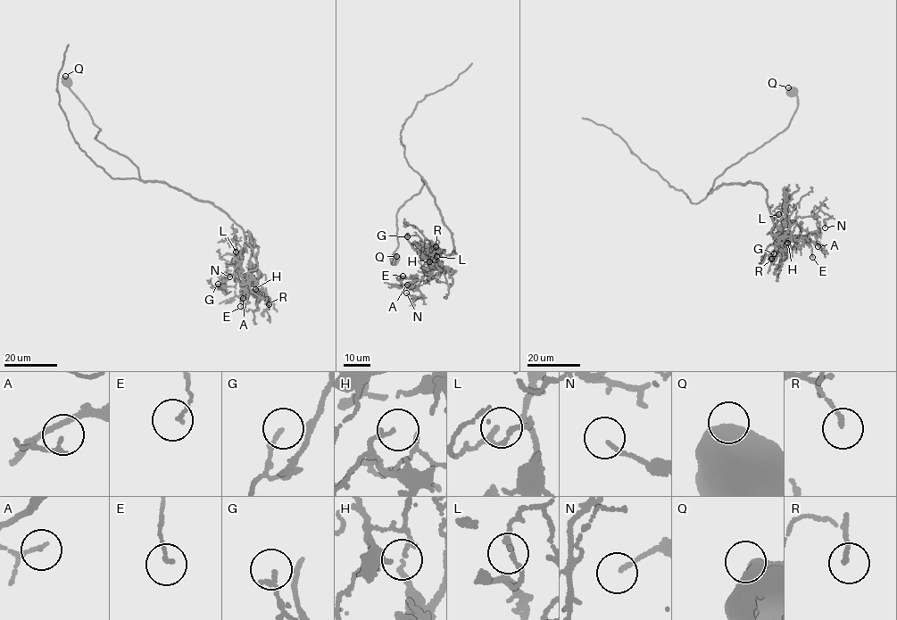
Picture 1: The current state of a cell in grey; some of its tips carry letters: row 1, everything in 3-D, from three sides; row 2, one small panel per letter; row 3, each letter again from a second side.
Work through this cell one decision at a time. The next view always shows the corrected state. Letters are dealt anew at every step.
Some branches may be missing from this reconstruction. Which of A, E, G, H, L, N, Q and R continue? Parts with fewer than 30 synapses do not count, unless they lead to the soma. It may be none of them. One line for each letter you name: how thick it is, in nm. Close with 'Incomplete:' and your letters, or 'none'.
Incomplete: none

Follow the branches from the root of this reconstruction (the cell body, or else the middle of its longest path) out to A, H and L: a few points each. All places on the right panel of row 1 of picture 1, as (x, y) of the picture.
A: (729, 184), (760, 184), (767, 191), (772, 218), (770, 233), (778, 237), (806, 235), (818, 246)
H: (729, 184), (760, 184), (767, 191), (772, 218), (770, 233), (784, 237), (784, 246), (787, 243)
L: (729, 184), (760, 184), (767, 191), (772, 218), (770, 233), (782, 236), (774, 219), (778, 214)

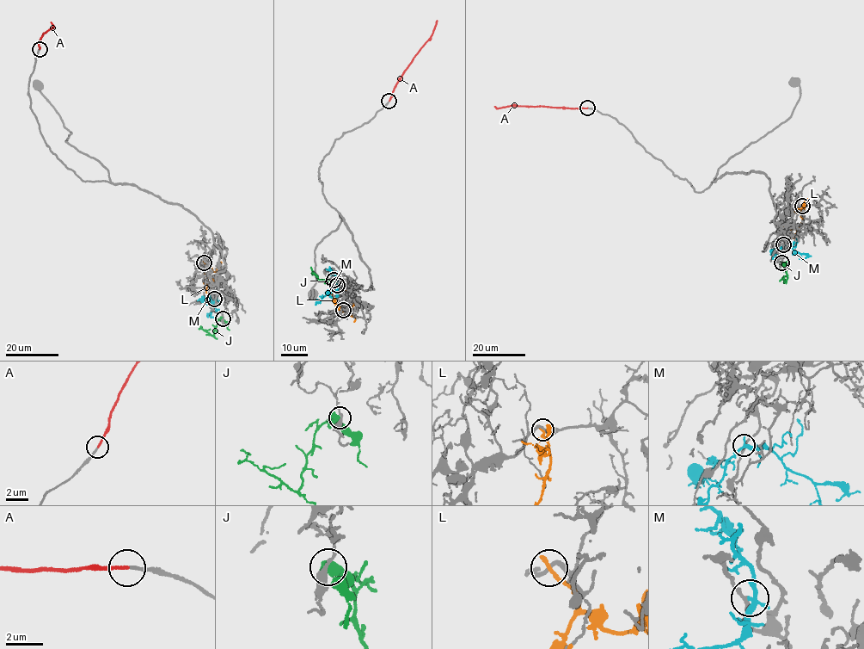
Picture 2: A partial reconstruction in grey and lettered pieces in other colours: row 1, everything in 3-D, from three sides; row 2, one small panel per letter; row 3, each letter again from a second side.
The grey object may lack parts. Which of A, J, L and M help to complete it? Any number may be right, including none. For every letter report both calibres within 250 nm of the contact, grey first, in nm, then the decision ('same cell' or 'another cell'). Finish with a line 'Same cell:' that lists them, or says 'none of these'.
A: calibres 170 and 180 nm; same cell
J: calibres 240 and 400 nm; another cell
L: calibres 200 and 240 nm; another cell
M: calibres 180 and 170 nm; same cell
Same cell: A, M

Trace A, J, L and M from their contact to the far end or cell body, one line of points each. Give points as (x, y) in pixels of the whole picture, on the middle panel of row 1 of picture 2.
A: (389, 101), (398, 80), (429, 39), (437, 21)
J: (334, 280), (317, 279), (312, 270), (312, 275)
L: (343, 310), (338, 309), (334, 301), (342, 288), (346, 288)
M: (337, 285), (336, 289), (323, 296), (315, 305)

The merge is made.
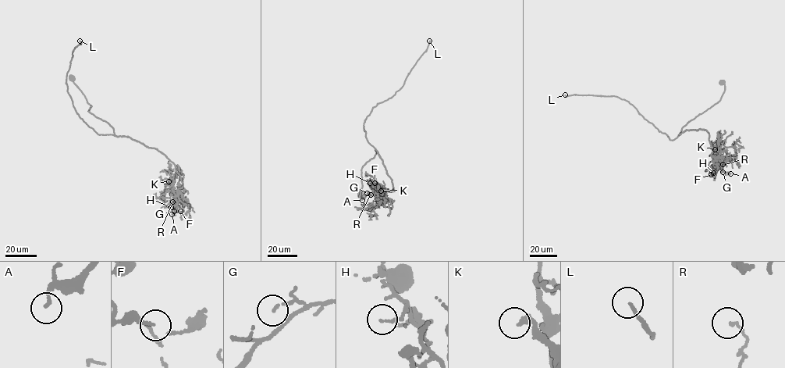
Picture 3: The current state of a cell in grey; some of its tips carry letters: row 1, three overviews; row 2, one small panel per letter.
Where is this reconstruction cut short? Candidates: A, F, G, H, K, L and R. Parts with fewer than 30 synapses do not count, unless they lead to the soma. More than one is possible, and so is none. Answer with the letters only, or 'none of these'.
K, L

